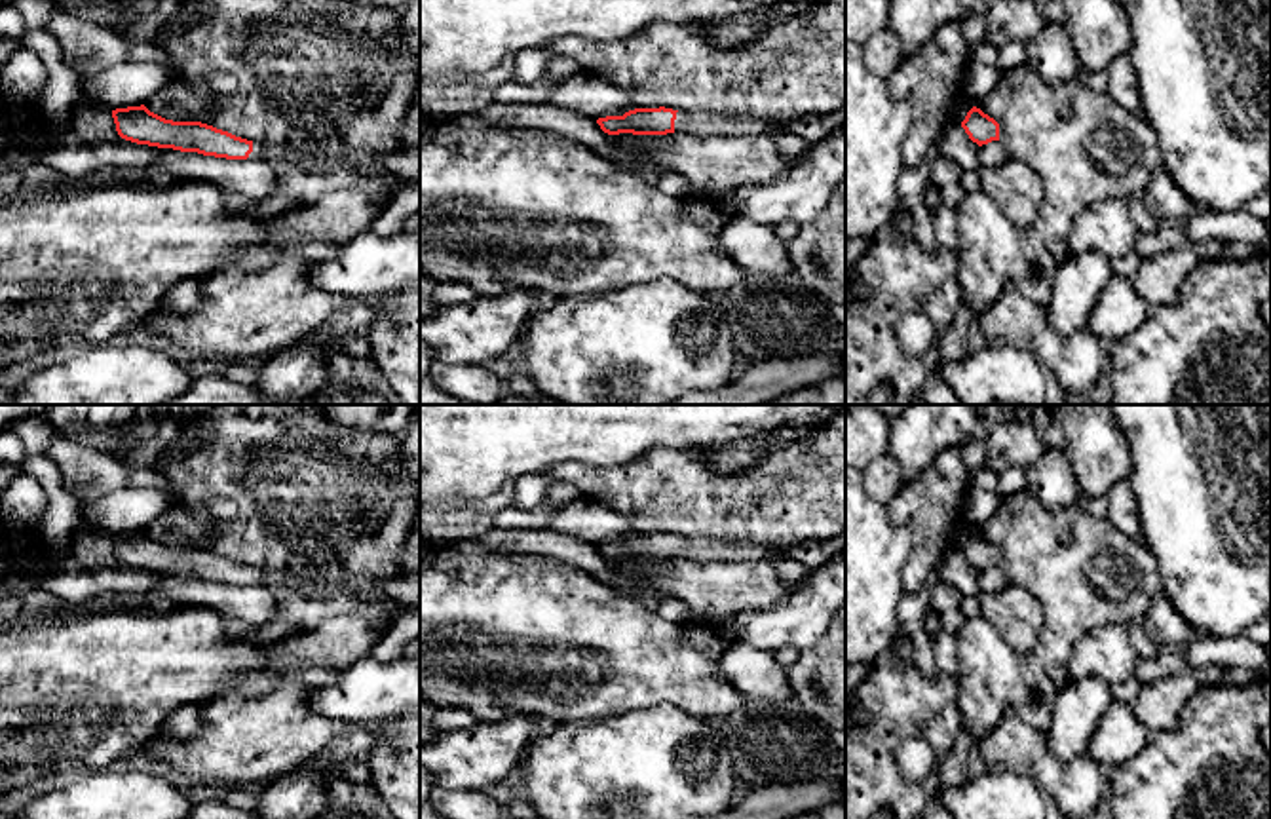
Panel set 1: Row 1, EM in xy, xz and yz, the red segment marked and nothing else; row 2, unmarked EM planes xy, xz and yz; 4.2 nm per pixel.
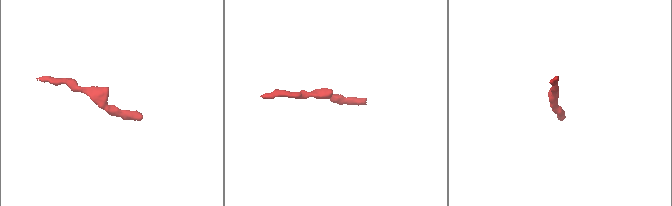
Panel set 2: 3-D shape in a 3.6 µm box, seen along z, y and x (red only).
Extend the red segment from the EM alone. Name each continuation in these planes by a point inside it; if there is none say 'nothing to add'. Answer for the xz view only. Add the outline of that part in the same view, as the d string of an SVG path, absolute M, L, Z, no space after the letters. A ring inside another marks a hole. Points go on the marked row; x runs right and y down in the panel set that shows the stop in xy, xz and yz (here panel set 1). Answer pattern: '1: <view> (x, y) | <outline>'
1: xz (686, 122) | M676 112L674 133L693 137L756 137L792 131L792 122L750 116Z

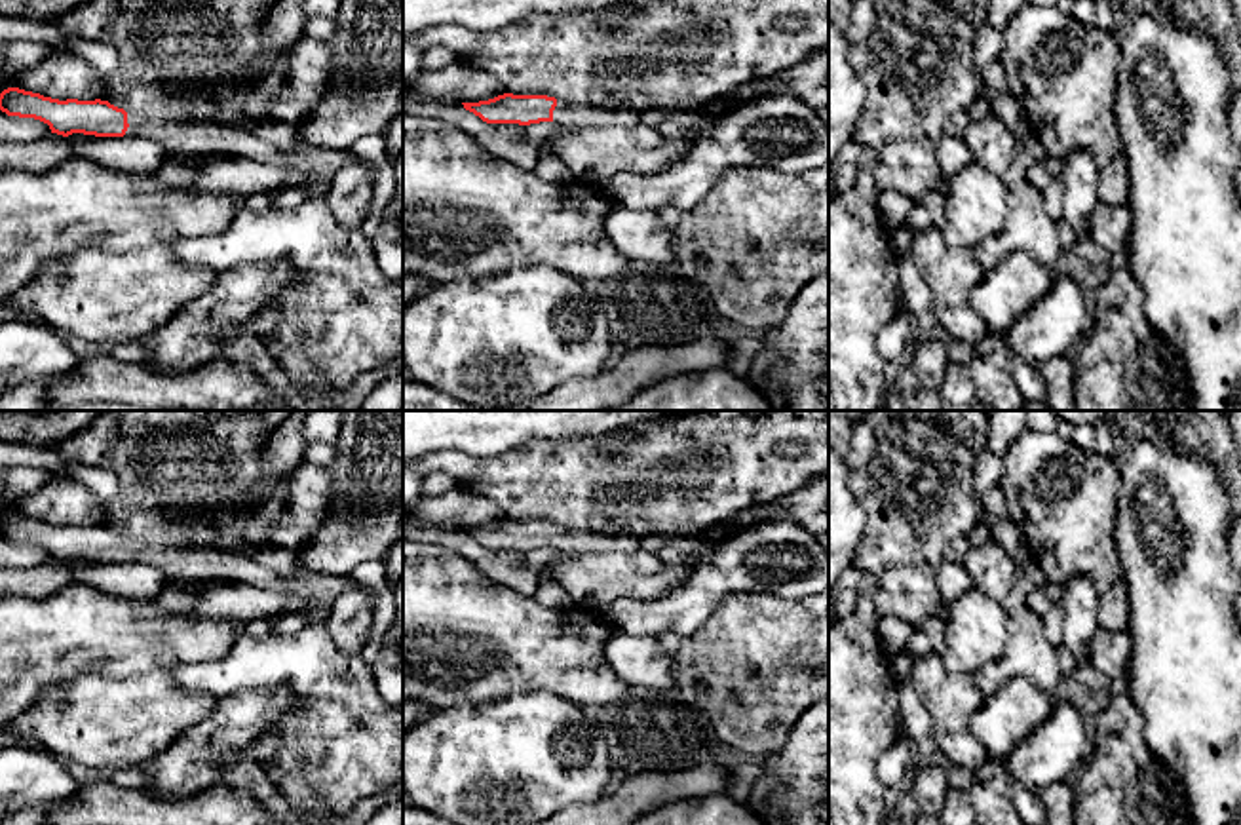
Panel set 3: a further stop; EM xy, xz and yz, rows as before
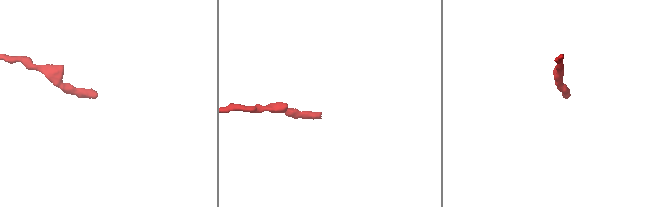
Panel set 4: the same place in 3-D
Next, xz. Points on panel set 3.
1: xz (576, 116) | M557 101L553 122L570 129L589 127L631 127L640 124L642 110L637 108L608 108L601 105L570 105Z

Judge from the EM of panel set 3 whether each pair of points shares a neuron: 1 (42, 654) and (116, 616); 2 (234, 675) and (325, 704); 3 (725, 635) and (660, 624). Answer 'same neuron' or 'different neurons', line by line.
1: same neuron
2: same neuron
3: different neurons

